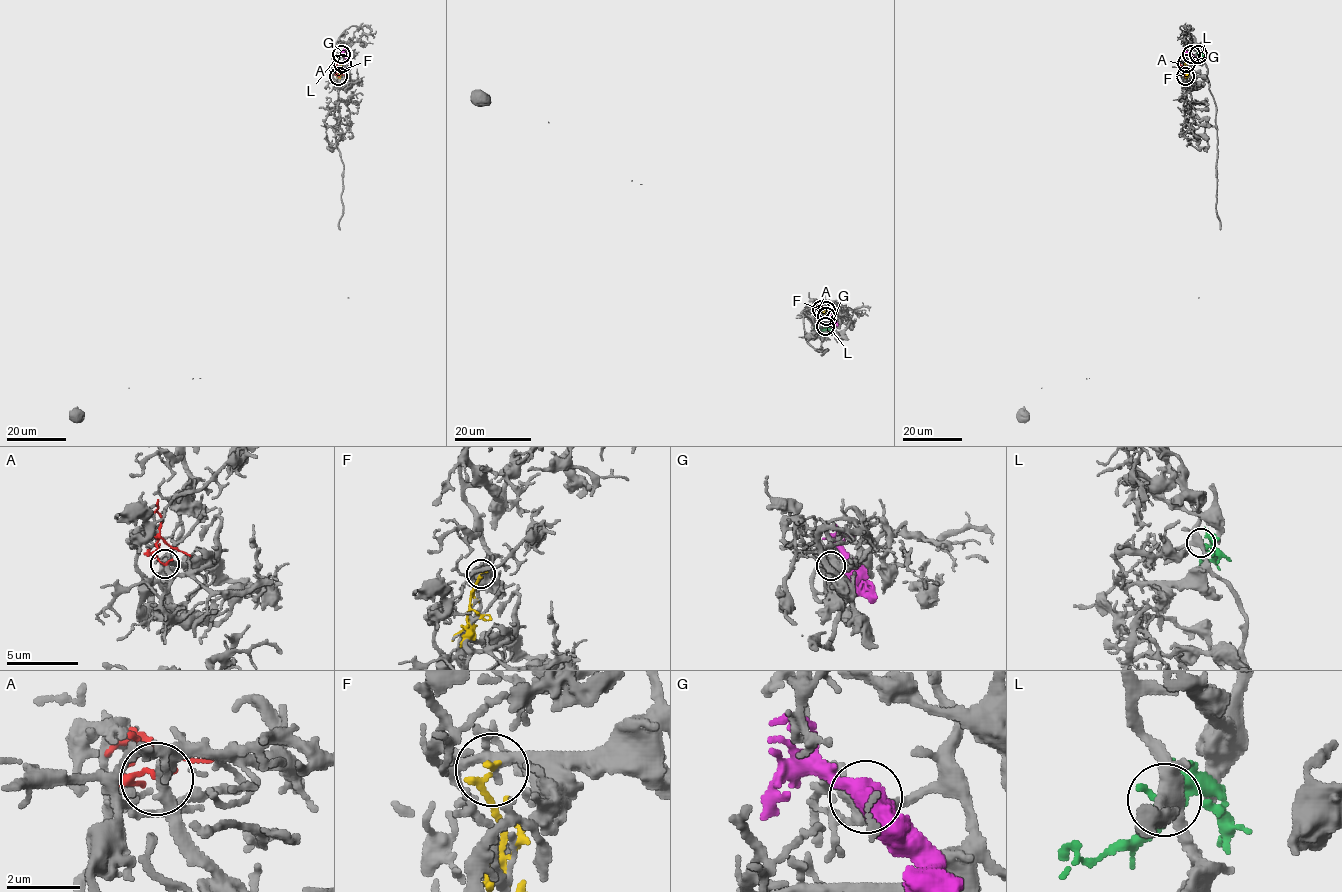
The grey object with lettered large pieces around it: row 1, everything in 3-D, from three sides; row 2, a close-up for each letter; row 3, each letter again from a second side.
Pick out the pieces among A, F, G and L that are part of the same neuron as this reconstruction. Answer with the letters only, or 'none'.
G

